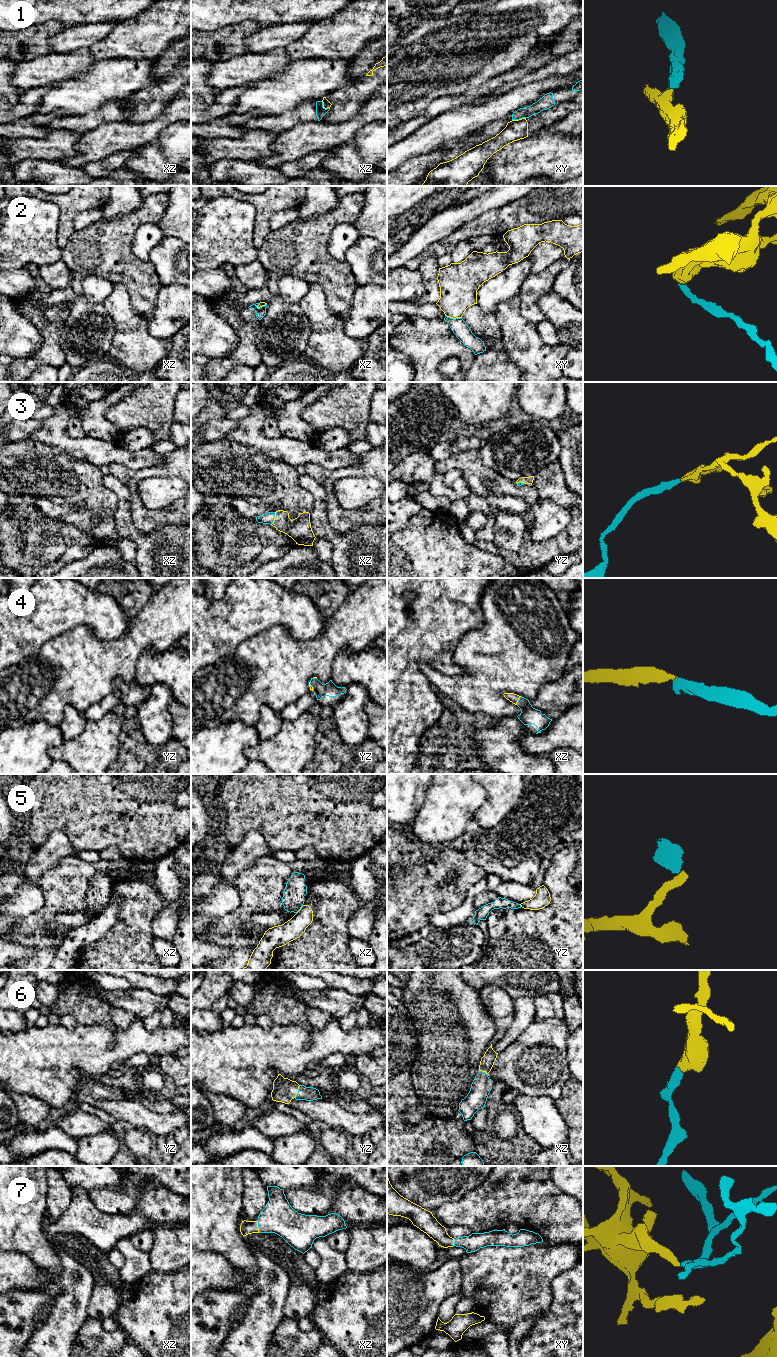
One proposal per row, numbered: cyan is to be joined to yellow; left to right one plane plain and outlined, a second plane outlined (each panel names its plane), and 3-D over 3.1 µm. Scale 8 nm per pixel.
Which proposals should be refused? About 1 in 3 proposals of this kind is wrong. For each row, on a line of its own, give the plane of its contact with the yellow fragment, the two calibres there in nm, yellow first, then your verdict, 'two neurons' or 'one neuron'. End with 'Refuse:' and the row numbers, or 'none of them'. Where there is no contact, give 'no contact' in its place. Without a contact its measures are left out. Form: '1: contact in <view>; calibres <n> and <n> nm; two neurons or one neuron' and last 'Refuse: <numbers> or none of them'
1: contact in xy; calibres 160 and 110 nm; two neurons
2: contact in xy; calibres 300 and 130 nm; two neurons
3: contact in xz; calibres 190 and 90 nm; one neuron
4: contact in xz; calibres 70 and 140 nm; one neuron
5: contact in xz; calibres 160 and 180 nm; two neurons
6: contact in yz; calibres 190 and 110 nm; one neuron
7: contact in xz; calibres 110 and 260 nm; one neuron
Refuse: 1, 2, 5

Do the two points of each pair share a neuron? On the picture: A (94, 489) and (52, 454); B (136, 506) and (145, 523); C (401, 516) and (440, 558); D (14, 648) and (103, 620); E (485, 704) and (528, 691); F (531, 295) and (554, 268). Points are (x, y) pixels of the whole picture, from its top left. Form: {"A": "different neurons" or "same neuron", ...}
{"A": "same neuron", "B": "same neuron", "C": "different neurons", "D": "same neuron", "E": "same neuron", "F": "same neuron"}

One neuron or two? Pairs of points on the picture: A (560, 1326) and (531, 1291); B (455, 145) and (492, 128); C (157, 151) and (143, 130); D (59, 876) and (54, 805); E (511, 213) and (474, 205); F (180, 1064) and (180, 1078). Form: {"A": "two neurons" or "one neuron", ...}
{"A": "two neurons", "B": "one neuron", "C": "two neurons", "D": "two neurons", "E": "two neurons", "F": "one neuron"}

